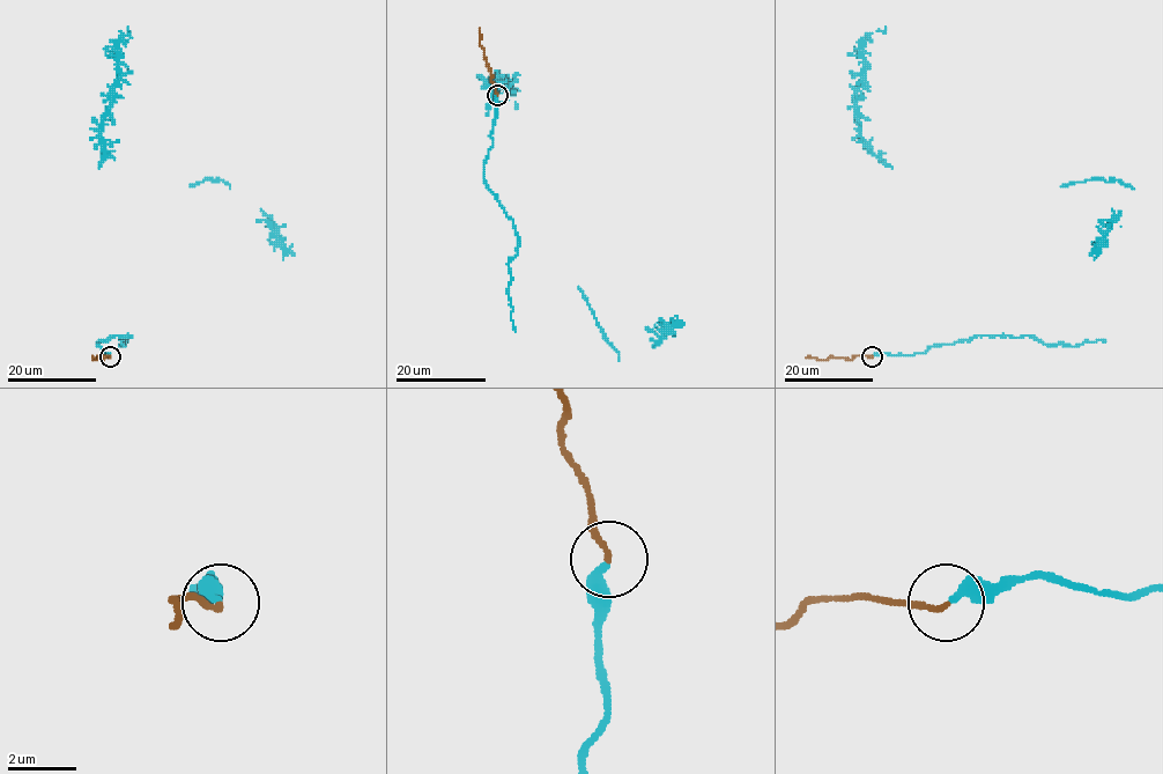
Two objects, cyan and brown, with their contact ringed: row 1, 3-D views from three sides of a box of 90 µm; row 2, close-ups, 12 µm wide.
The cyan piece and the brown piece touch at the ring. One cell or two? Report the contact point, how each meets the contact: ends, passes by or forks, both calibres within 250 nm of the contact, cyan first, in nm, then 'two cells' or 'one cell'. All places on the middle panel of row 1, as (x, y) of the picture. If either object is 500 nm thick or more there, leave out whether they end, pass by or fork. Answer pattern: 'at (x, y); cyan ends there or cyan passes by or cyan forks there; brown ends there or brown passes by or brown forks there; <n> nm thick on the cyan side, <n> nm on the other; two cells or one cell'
at (497, 95); cyan ends there; brown ends there; 320 nm thick on the cyan side, 150 nm on the other; one cell

